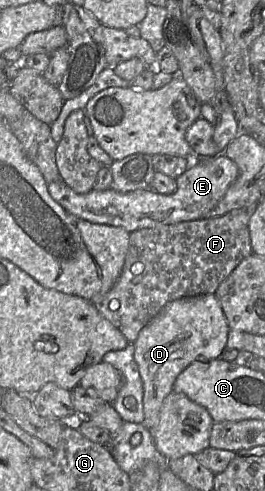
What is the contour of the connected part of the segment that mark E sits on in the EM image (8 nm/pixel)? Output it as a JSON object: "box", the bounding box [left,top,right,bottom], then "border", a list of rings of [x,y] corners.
{"box":[48,154,238,233],"border":[[[224,154],[214,157],[194,156],[187,171],[176,178],[177,190],[173,194],[161,194],[151,189],[122,193],[113,188],[102,191],[94,188],[88,193],[79,194],[63,181],[48,183],[48,192],[66,211],[78,218],[94,224],[122,227],[132,233],[143,228],[207,218],[207,214],[223,198],[238,174],[237,164]]]}

